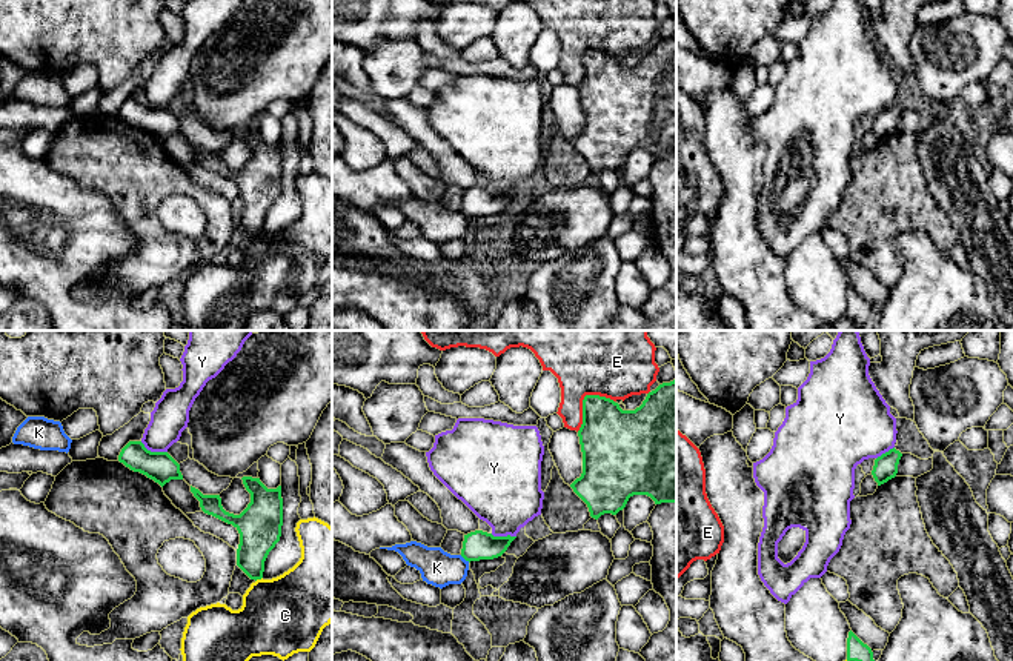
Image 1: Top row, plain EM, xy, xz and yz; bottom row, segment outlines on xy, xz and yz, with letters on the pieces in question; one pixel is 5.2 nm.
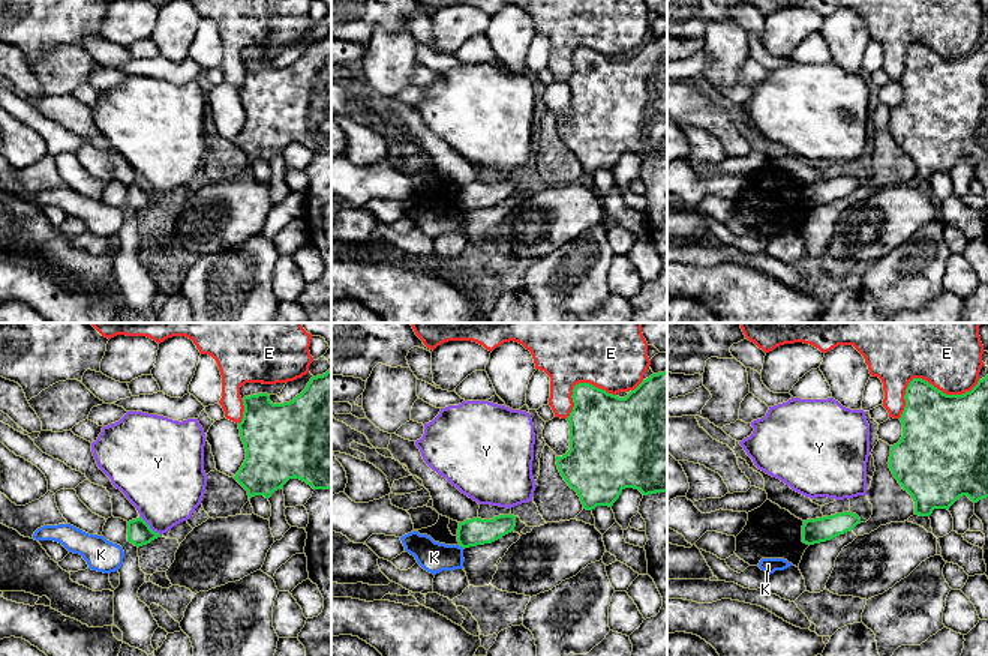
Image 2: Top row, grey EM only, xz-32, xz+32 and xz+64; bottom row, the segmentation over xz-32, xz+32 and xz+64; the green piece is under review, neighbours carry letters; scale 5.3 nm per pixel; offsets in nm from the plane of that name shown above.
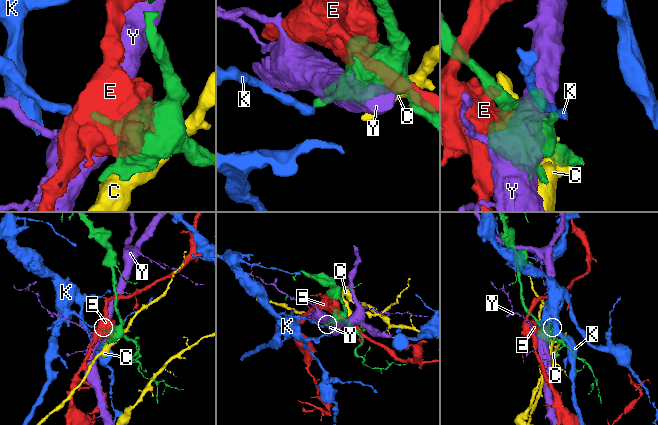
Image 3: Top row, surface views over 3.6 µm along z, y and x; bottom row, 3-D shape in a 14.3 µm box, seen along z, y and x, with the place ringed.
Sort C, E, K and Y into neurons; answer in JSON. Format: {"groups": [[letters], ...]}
{"groups": [["C"], ["E"], ["K"], ["Y"]]}

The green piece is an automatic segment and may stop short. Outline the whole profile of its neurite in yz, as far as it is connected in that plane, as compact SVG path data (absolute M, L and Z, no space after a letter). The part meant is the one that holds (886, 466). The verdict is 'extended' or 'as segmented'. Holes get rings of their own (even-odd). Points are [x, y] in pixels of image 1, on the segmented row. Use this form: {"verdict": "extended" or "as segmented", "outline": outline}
{"verdict": "as segmented", "outline": "M893 447L875 460L872 475L878 486L896 477L901 457L902 453Z"}

